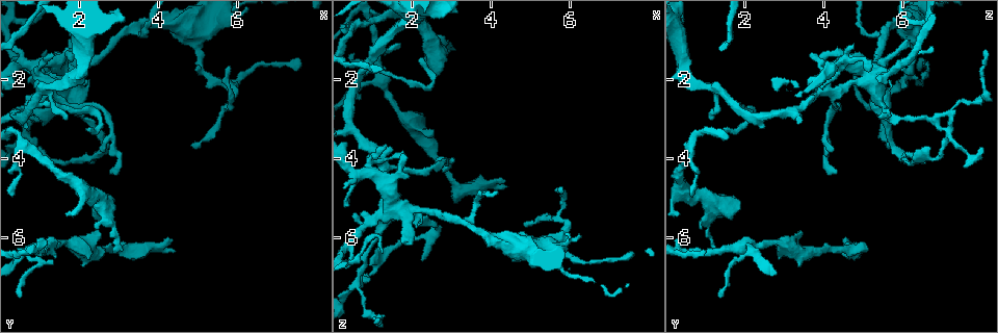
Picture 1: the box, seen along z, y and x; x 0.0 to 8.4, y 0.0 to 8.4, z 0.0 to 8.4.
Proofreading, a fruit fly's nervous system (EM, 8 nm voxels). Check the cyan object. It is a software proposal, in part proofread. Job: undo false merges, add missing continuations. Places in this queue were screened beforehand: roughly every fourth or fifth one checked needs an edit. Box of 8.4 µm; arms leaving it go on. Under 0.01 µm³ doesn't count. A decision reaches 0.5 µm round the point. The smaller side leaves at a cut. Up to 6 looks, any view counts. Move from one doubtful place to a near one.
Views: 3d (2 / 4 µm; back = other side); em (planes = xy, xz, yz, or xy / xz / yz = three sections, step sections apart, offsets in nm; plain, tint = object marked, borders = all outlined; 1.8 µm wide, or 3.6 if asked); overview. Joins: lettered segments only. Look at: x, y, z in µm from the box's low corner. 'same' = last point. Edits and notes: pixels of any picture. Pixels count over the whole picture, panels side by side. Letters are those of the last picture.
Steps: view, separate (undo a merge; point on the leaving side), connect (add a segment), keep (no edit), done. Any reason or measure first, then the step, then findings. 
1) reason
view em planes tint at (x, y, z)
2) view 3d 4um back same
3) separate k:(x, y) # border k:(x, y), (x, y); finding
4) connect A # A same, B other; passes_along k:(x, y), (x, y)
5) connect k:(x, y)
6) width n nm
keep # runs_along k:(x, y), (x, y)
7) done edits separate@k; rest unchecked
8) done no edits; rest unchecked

long arm stops here
view em planes plain at (4.35, 6.40, 4.70)

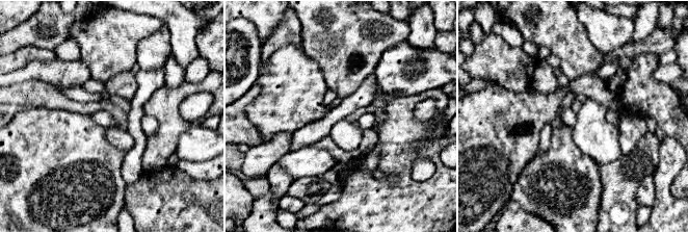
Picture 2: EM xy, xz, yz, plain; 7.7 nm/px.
view em planes borders same

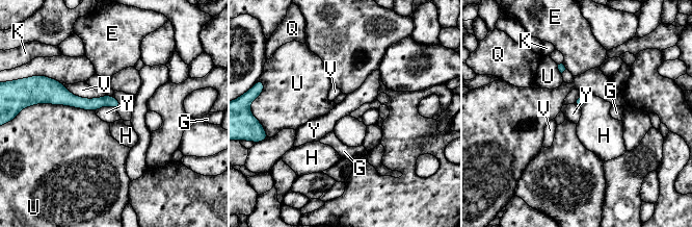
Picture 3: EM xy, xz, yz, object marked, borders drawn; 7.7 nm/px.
keep # E other, G other, H other, K other, Q other, U other, V other, Y other; border 3:(115, 108), (101, 106), (95, 110); no lettered segment goes on from it

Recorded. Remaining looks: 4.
an open end
view 3d 2um at (2.30, 4.10, 6.50)

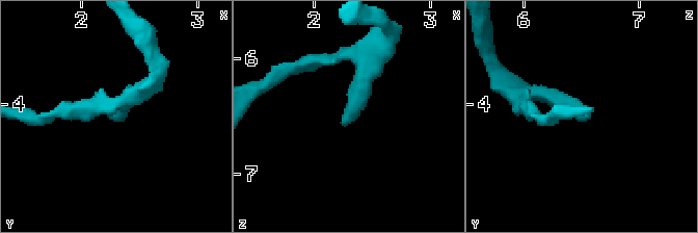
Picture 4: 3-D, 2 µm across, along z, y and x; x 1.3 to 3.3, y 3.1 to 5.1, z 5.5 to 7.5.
shape alone is not enough
view em planes borders at (2.28, 4.14, 6.50)

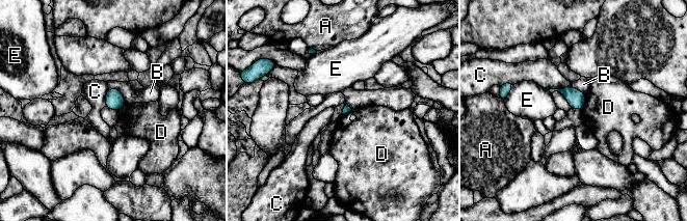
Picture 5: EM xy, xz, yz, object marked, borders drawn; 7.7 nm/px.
keep # A other, B other, C other, D other, E other; border 5:(585, 94), (585, 103), (581, 109); none of them fits

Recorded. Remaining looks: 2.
sharp bend
view 3d 2um at (1.20, 2.25, 4.05)

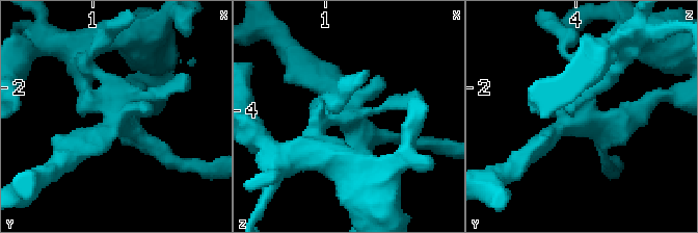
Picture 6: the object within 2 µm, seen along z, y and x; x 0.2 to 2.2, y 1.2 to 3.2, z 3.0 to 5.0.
view em xy step 4 borders at (1.22, 2.24, 4.00)

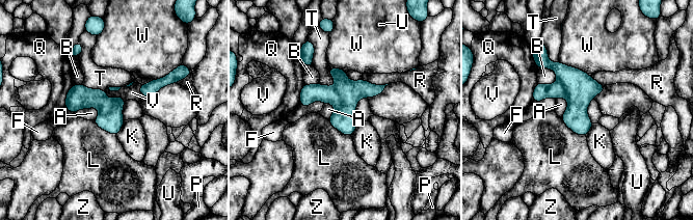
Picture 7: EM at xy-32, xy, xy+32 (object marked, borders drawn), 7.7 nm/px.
width 190 nm
separate 7:(323, 93) # A other, B other, F other, K other, L other, P other, Q other, R other, T other, U other, V other, W other, Z other; two neurons meet here

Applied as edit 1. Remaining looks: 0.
done edits separate@7; rest unchecked

